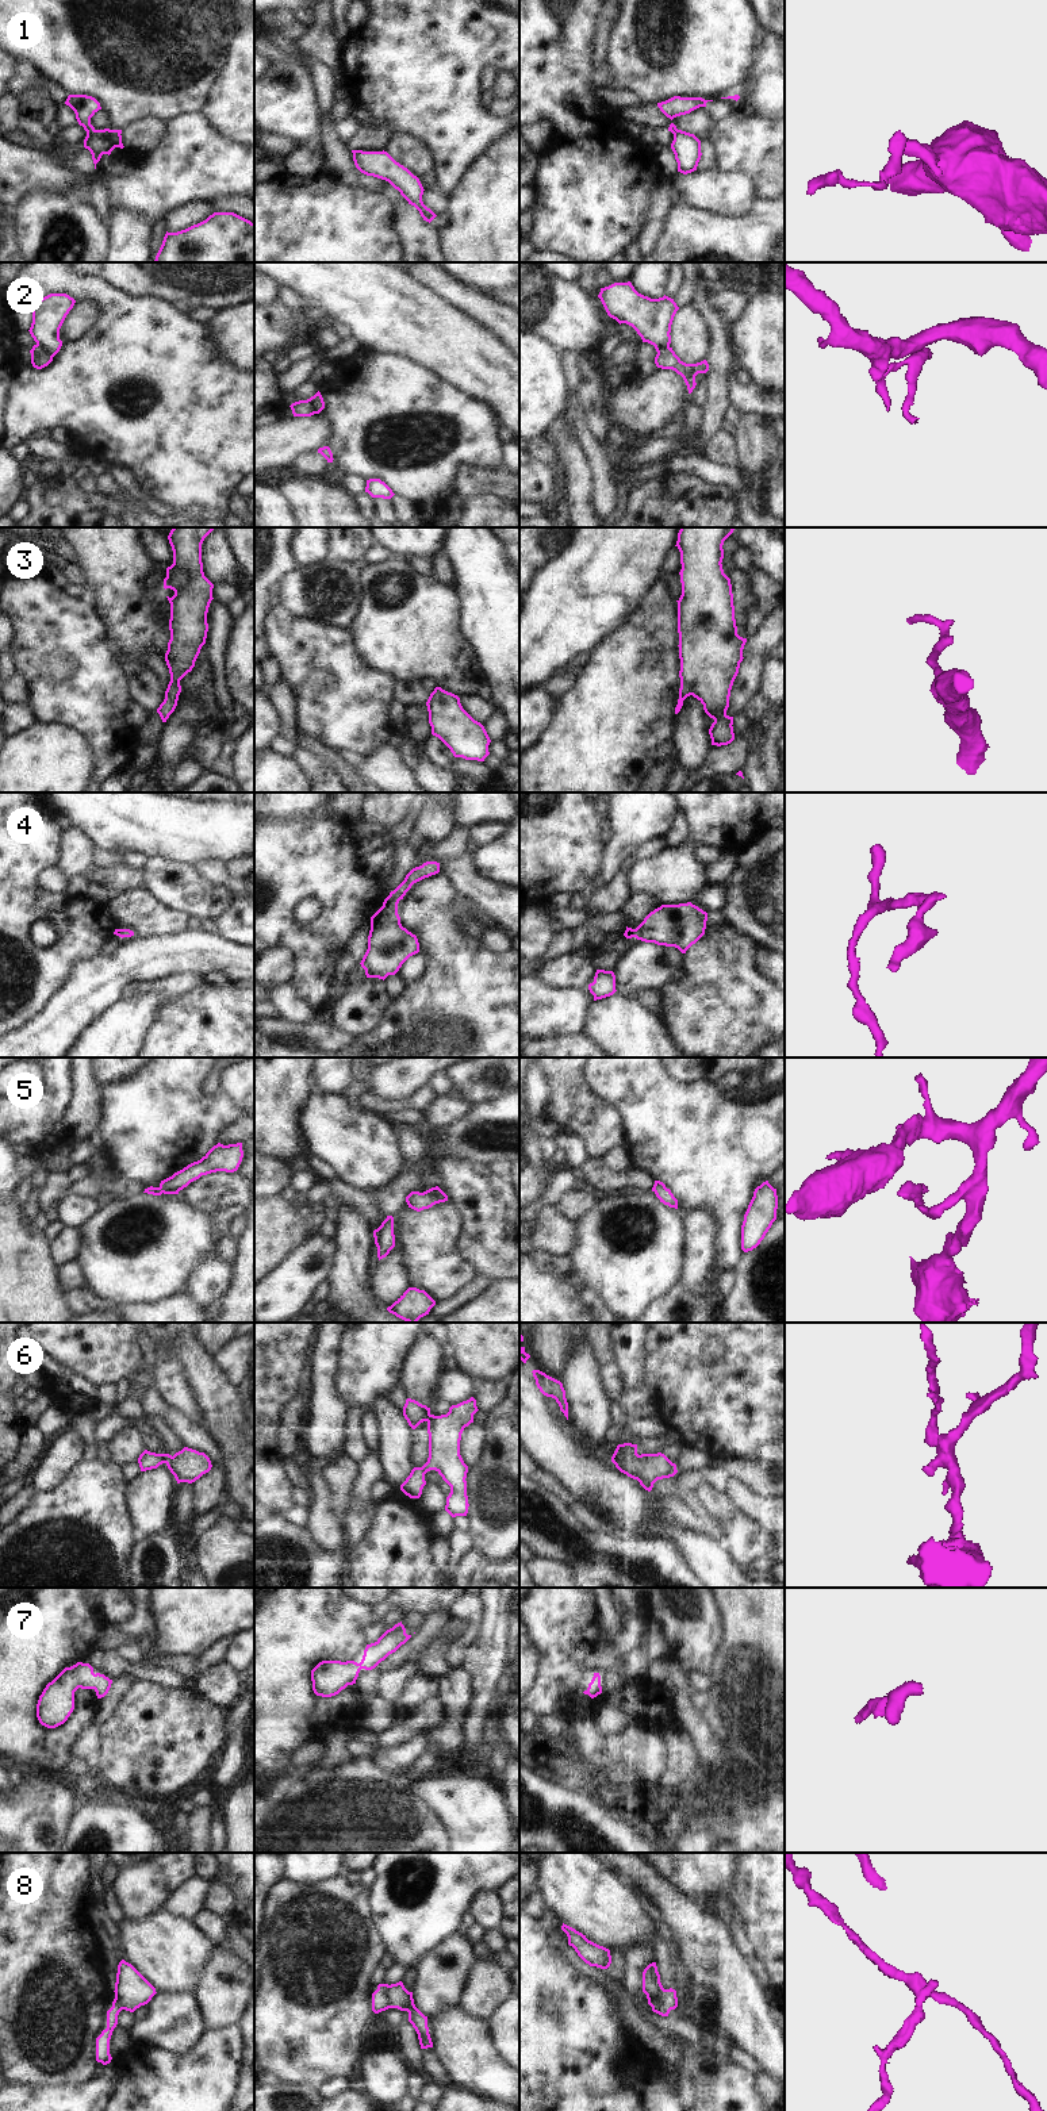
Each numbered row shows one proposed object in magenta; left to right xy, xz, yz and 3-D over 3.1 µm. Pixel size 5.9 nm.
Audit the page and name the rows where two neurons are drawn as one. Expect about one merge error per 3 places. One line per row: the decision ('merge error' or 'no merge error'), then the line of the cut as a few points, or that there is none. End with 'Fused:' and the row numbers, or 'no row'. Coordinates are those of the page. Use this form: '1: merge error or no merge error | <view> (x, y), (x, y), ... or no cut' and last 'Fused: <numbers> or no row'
1: no merge error | no cut
2: merge error | xy (37, 344), (53, 356)
3: no merge error | no cut
4: no merge error | no cut
5: no merge error | no cut
6: merge error | xy (163, 1454), (165, 1462)
7: no merge error | no cut
8: merge error | xz (383, 1984), (388, 2007)
Fused: 2, 6, 8

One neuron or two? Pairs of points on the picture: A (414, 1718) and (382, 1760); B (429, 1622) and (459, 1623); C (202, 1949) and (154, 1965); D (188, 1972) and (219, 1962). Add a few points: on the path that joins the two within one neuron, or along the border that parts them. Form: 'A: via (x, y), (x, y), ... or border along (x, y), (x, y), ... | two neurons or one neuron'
A: border along (420, 1730), (401, 1743), (379, 1749) | two neurons
B: border along (451, 1618), (441, 1630) | two neurons
C: via (190, 1950), (167, 1953) | one neuron
D: border along (215, 1946), (210, 1961), (191, 1992) | two neurons

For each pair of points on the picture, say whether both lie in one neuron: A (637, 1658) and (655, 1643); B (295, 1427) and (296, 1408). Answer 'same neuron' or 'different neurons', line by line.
A: same neuron
B: same neuron

